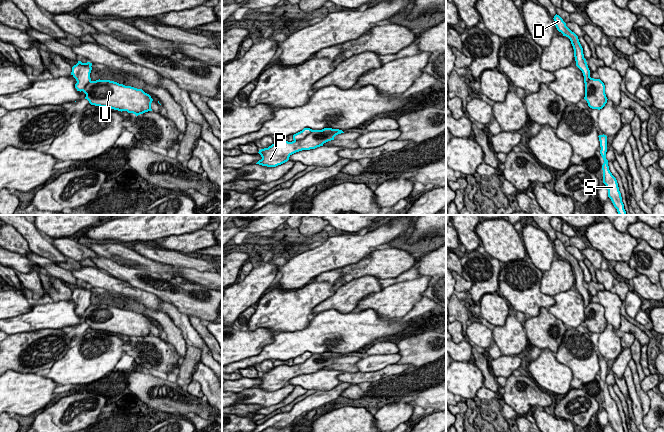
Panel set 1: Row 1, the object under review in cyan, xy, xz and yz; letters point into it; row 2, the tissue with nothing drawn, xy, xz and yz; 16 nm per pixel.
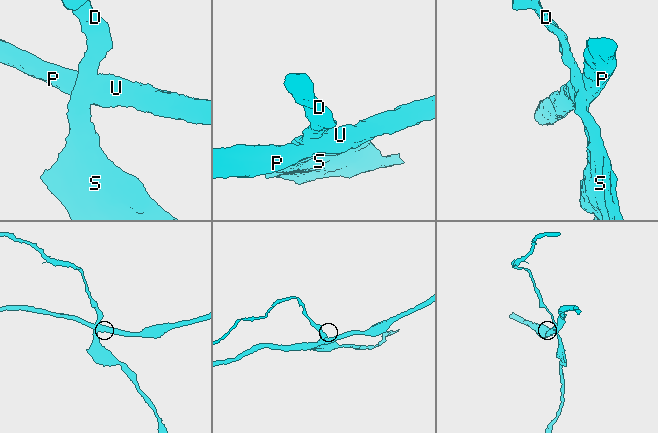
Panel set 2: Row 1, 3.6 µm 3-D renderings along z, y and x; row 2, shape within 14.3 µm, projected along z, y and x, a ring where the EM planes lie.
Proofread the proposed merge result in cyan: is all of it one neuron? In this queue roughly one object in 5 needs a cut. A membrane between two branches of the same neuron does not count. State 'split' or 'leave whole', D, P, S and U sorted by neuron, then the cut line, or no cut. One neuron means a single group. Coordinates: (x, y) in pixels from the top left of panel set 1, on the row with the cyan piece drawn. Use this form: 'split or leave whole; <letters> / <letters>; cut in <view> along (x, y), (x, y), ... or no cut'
split; D S / P U; cut in xz along (312, 130), (302, 139), (294, 141)

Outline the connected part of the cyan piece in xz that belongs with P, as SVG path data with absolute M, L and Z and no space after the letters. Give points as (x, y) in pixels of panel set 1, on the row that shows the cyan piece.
M324 128L322 130L312 130L303 140L296 140L292 142L280 141L272 144L268 148L259 150L262 159L256 164L276 167L289 160L289 157L302 150L315 149L323 146L324 143L334 140L338 134L344 133L339 129Z

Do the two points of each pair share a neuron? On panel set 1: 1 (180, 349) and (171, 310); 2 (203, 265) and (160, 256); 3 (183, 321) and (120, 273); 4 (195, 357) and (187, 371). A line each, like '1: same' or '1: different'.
1: different
2: same
3: different
4: same

